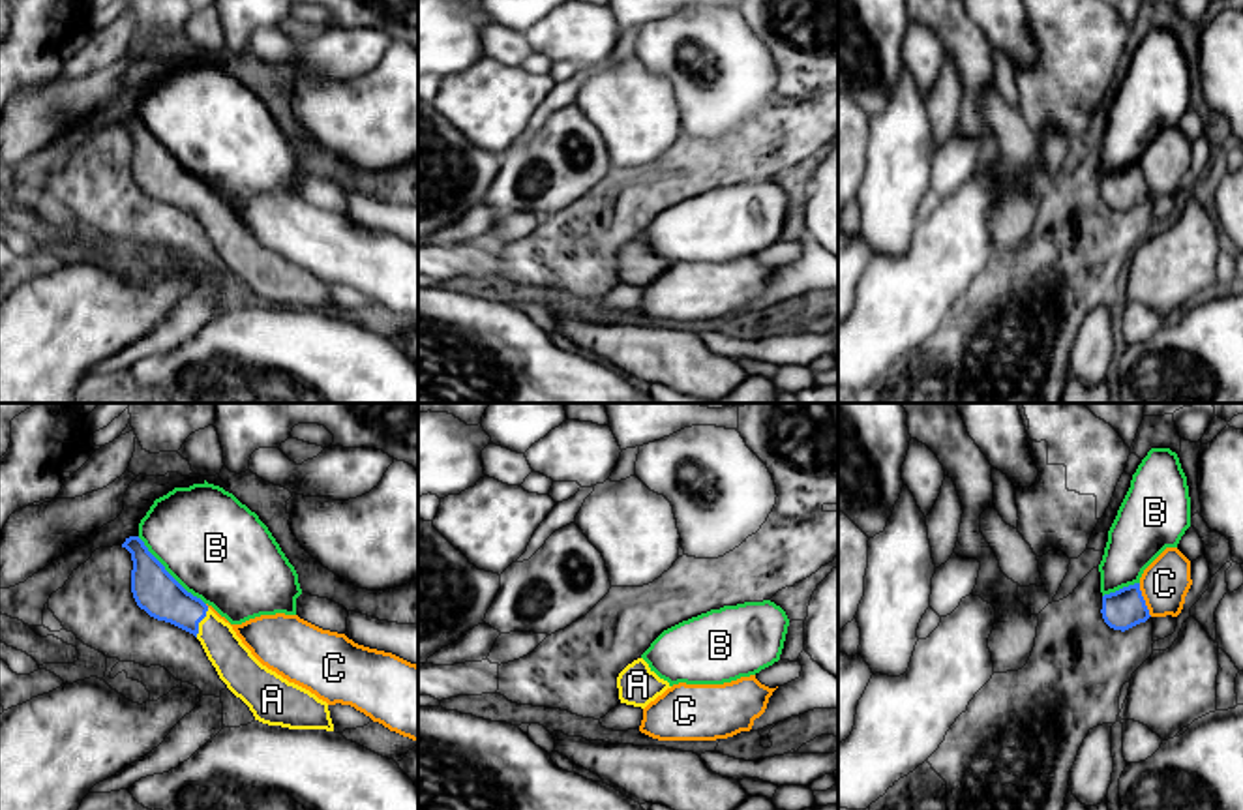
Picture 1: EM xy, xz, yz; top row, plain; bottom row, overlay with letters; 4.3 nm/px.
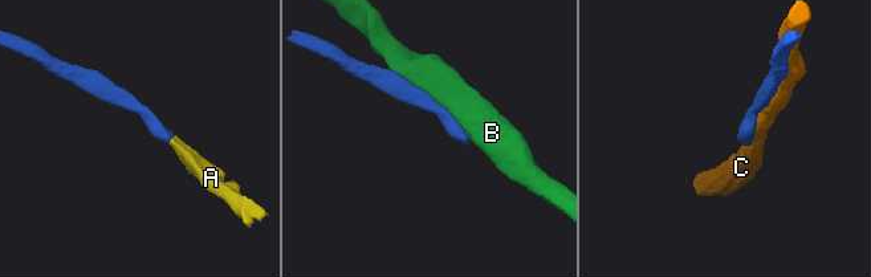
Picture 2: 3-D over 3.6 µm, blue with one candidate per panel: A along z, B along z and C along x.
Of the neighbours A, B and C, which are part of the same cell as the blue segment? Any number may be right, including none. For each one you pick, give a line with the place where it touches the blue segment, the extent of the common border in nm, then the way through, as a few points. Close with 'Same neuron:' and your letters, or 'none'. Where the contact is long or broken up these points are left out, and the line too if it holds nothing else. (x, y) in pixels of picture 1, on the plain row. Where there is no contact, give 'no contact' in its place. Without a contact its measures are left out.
A: contact xy (199, 201); length 140 nm; way xy (154, 169), (199, 201), (235, 244)
Same neuron: A

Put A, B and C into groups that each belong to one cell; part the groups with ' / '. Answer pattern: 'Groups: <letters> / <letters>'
Groups: A / B / C

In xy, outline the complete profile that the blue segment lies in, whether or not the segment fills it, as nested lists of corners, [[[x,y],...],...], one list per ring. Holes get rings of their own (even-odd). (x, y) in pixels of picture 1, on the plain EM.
[[[139,116],[126,118],[122,128],[131,133],[131,172],[137,186],[150,197],[193,214],[219,259],[249,287],[255,300],[289,309],[334,311],[328,283],[262,246],[232,206],[187,172]]]

